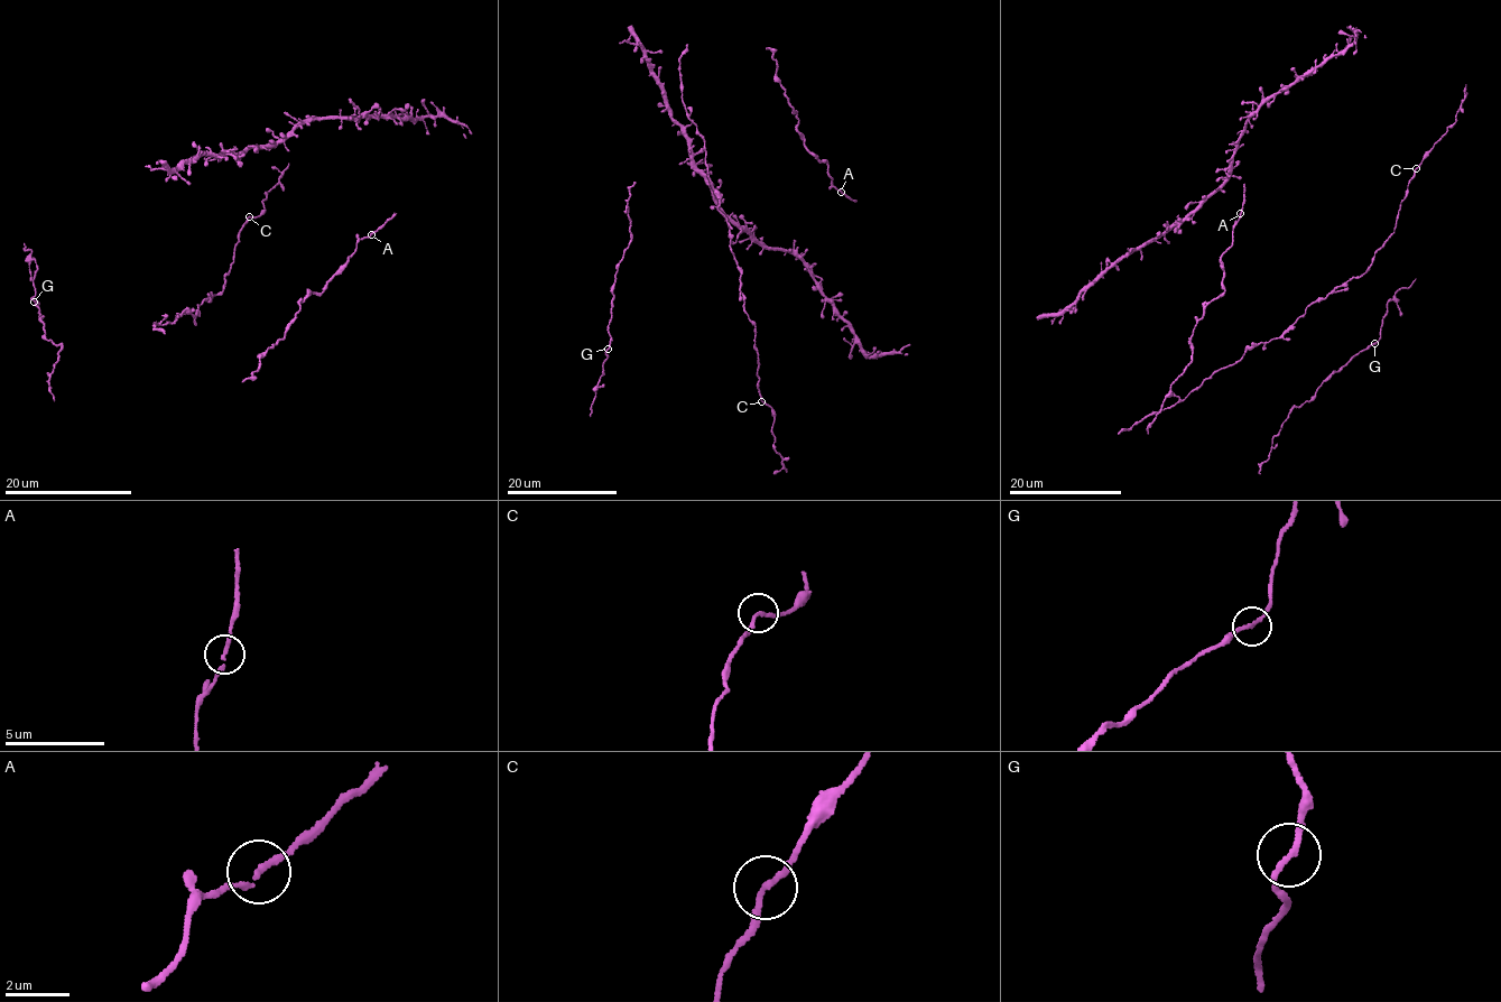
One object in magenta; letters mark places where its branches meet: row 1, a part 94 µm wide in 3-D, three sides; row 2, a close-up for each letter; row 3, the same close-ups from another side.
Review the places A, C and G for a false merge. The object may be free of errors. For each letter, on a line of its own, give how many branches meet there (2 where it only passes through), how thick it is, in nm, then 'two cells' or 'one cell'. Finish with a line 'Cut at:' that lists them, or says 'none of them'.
A: branches 2; calibre 160 nm; one cell
C: branches 2; calibre 160 nm; one cell
G: branches 2; calibre 160 nm; one cell
Cut at: none of them

